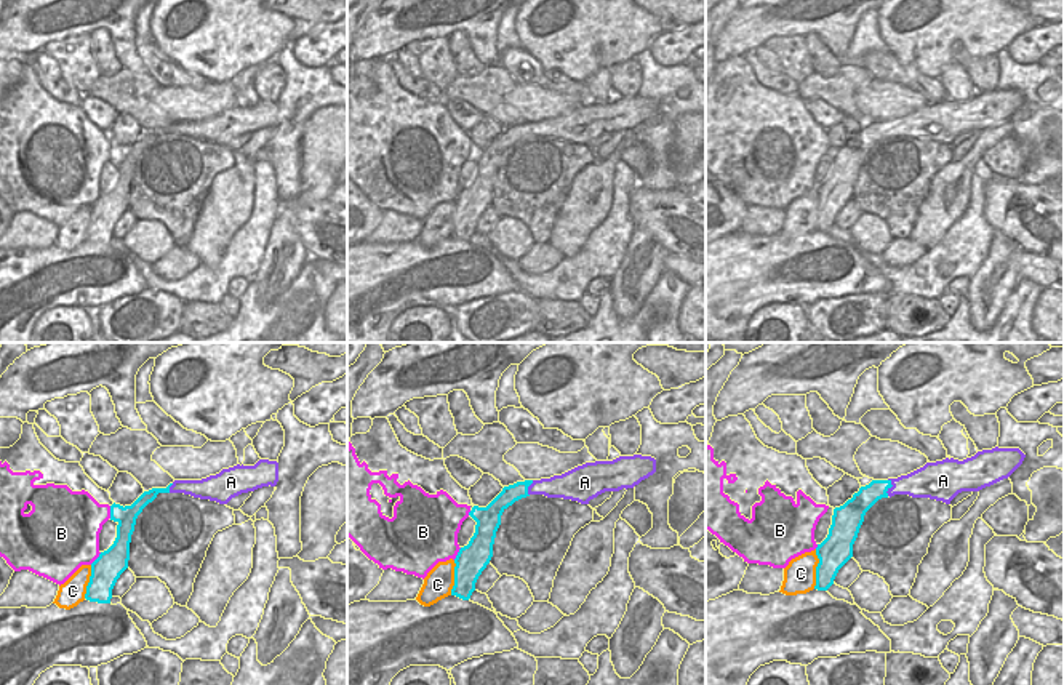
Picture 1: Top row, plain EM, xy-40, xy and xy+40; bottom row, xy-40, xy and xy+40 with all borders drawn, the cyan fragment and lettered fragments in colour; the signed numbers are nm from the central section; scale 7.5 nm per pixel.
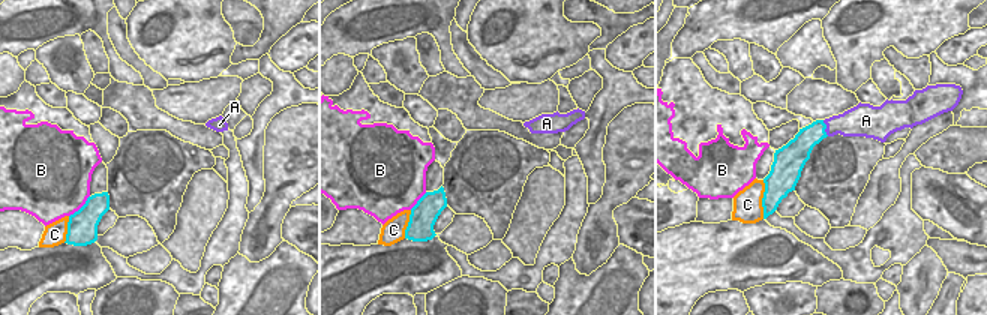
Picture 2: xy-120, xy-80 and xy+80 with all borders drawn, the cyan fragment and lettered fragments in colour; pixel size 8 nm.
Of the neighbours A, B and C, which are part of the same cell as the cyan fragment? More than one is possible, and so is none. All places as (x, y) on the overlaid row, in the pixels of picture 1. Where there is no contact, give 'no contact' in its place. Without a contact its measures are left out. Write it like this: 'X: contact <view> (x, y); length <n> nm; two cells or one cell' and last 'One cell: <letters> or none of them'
A: contact xy+40 (890, 487); length 130 nm; two cells
B: contact xy-40 (111, 512); length 100 nm; two cells
C: contact xy+40 (816, 568); length 300 nm; two cells
One cell: none of them

